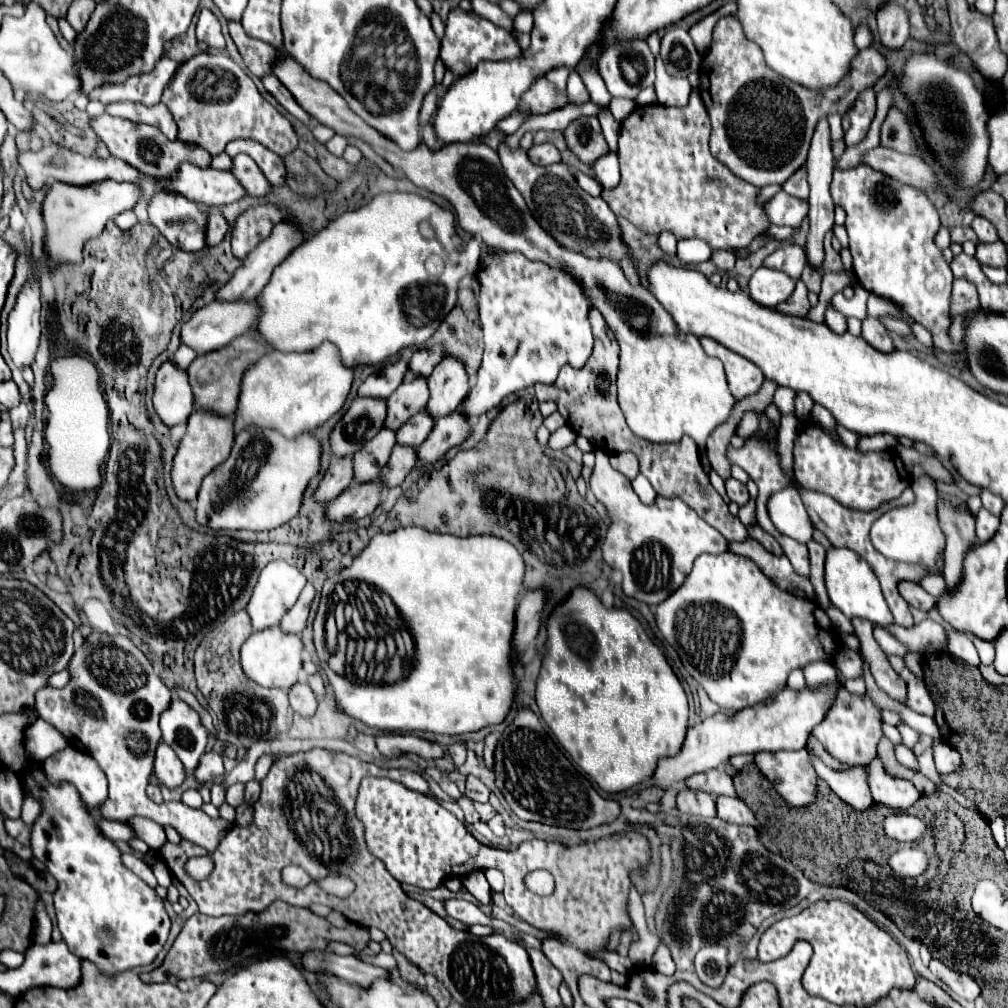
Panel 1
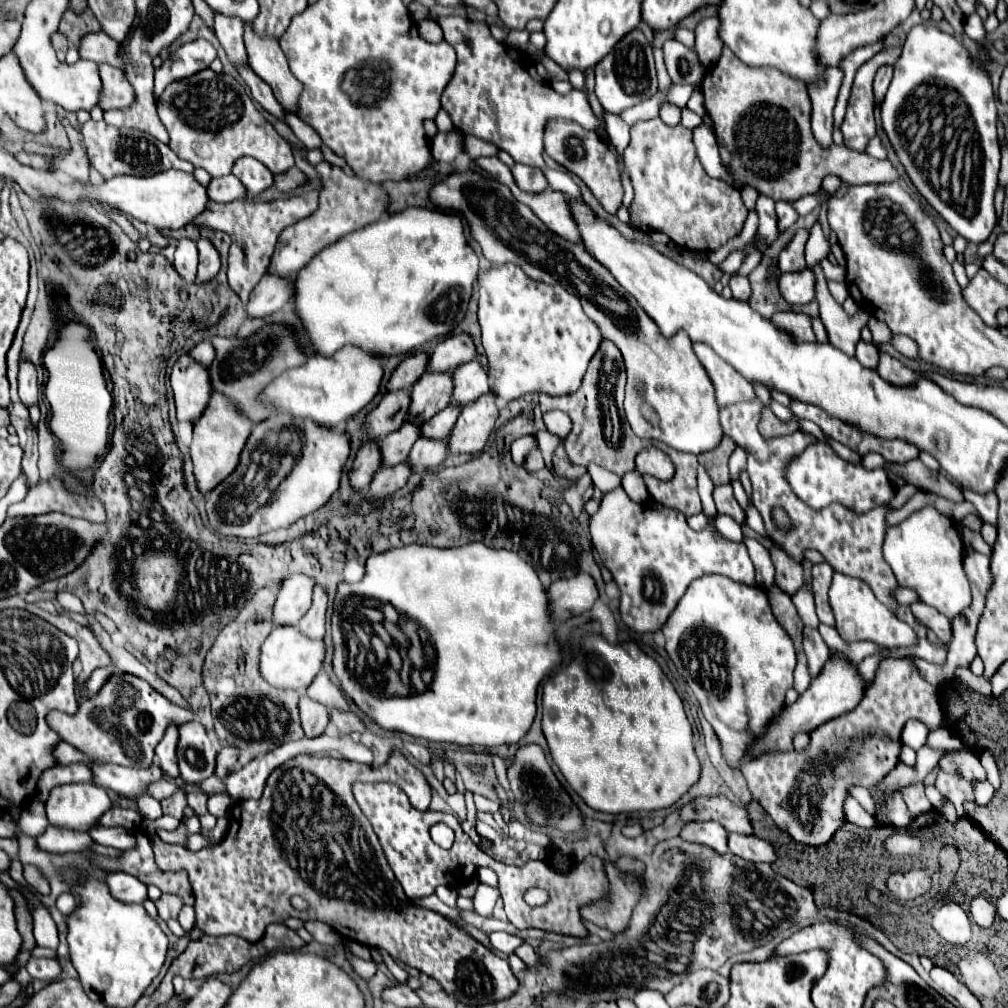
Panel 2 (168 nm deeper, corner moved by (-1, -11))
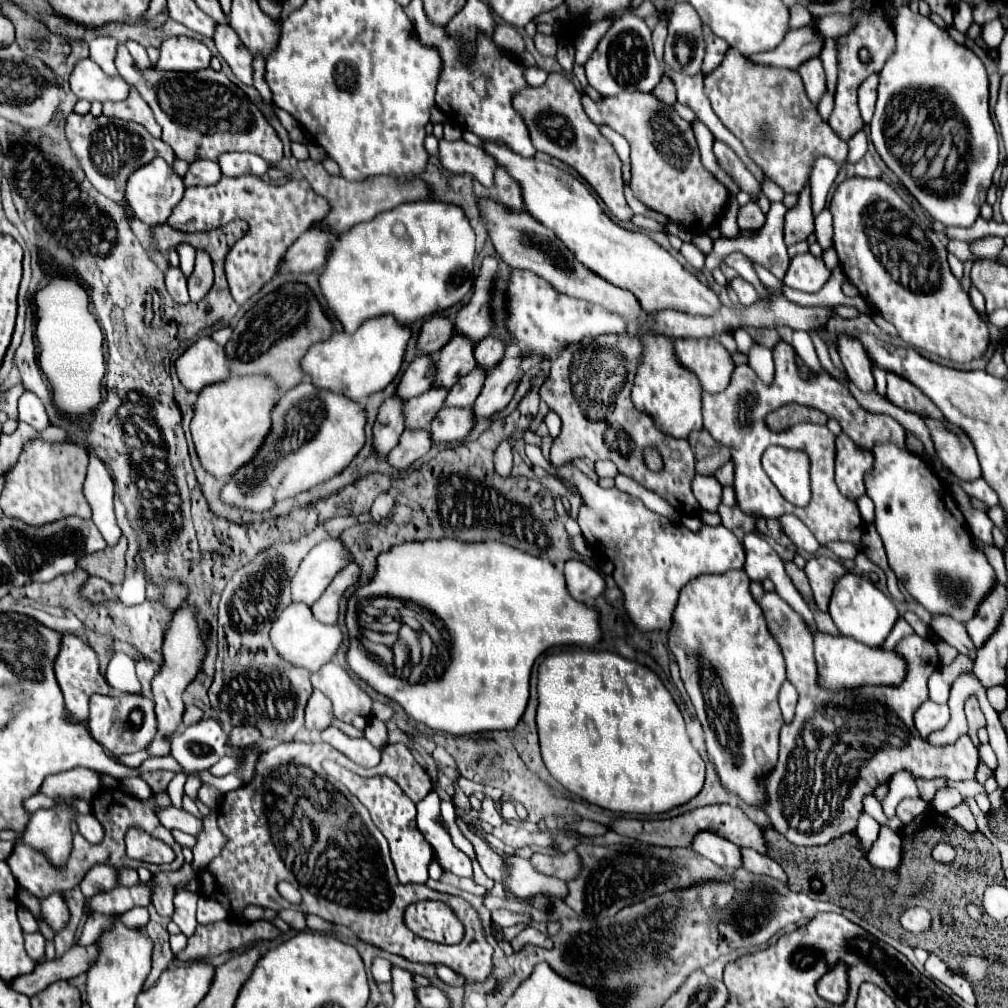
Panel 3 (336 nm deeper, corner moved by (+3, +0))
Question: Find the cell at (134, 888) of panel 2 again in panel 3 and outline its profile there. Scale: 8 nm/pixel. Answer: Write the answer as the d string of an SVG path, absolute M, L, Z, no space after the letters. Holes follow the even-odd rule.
M93 866L85 878L81 880L81 890L85 894L85 898L91 898L95 894L101 894L101 892L109 892L117 886L117 868L113 866Z

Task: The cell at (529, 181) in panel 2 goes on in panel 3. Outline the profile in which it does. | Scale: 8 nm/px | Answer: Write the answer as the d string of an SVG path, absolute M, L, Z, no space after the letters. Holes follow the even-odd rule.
M499 166L495 170L495 184L497 184L497 200L503 206L509 206L511 210L523 210L523 192L521 186L517 186L517 180L513 180L513 176L509 176L509 172Z

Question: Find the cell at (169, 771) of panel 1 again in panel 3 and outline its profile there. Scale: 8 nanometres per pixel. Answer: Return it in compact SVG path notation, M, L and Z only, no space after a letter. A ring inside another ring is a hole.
M179 610L169 626L169 630L165 632L165 644L163 644L163 666L159 670L159 674L153 678L151 686L153 686L153 700L155 700L155 714L157 714L157 724L159 724L159 736L163 738L173 738L177 732L181 732L183 722L183 692L187 688L187 684L195 678L195 674L199 672L201 660L203 660L205 648L203 648L203 640L199 636L197 630L197 622L195 622L195 610Z

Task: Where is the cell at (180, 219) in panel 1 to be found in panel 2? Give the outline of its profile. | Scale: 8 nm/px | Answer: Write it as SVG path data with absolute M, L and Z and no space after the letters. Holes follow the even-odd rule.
M189 239L177 241L173 267L179 273L179 277L183 277L187 283L195 281L195 273L197 273L197 245L193 241L189 241Z

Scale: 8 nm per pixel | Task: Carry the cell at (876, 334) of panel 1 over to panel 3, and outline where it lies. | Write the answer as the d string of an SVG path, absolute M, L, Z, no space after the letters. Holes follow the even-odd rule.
M895 372L887 374L887 398L903 410L915 414L933 414L933 418L943 418L941 410L935 406L931 398L927 398L915 384L901 378Z

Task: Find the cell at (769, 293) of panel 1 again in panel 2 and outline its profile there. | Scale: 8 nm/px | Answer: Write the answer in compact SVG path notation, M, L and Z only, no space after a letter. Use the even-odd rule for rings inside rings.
M811 269L801 273L783 273L779 279L779 291L789 305L805 305L815 299L815 277Z

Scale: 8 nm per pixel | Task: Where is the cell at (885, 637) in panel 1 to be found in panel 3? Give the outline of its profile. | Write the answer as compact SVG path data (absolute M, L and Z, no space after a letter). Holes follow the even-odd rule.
M995 582L991 592L977 606L975 616L965 622L965 628L977 648L981 648L985 638L989 638L989 634L993 634L993 630L997 628L997 618L1001 618L1003 608L1005 608L1005 588L1001 582Z

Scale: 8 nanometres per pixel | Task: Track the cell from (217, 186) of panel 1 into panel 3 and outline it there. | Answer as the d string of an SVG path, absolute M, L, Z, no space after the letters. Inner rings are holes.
M155 158L129 176L127 186L125 186L125 200L131 206L135 218L139 218L151 226L167 222L167 218L171 216L171 210L177 206L177 202L181 202L181 198L185 194L183 178L173 172L175 170L163 158Z

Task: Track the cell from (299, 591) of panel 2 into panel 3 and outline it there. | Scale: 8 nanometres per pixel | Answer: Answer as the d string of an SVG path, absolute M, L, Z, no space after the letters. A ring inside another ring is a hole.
M339 538L317 544L291 578L291 600L311 606L325 590L325 584L347 564L349 554L343 550Z

